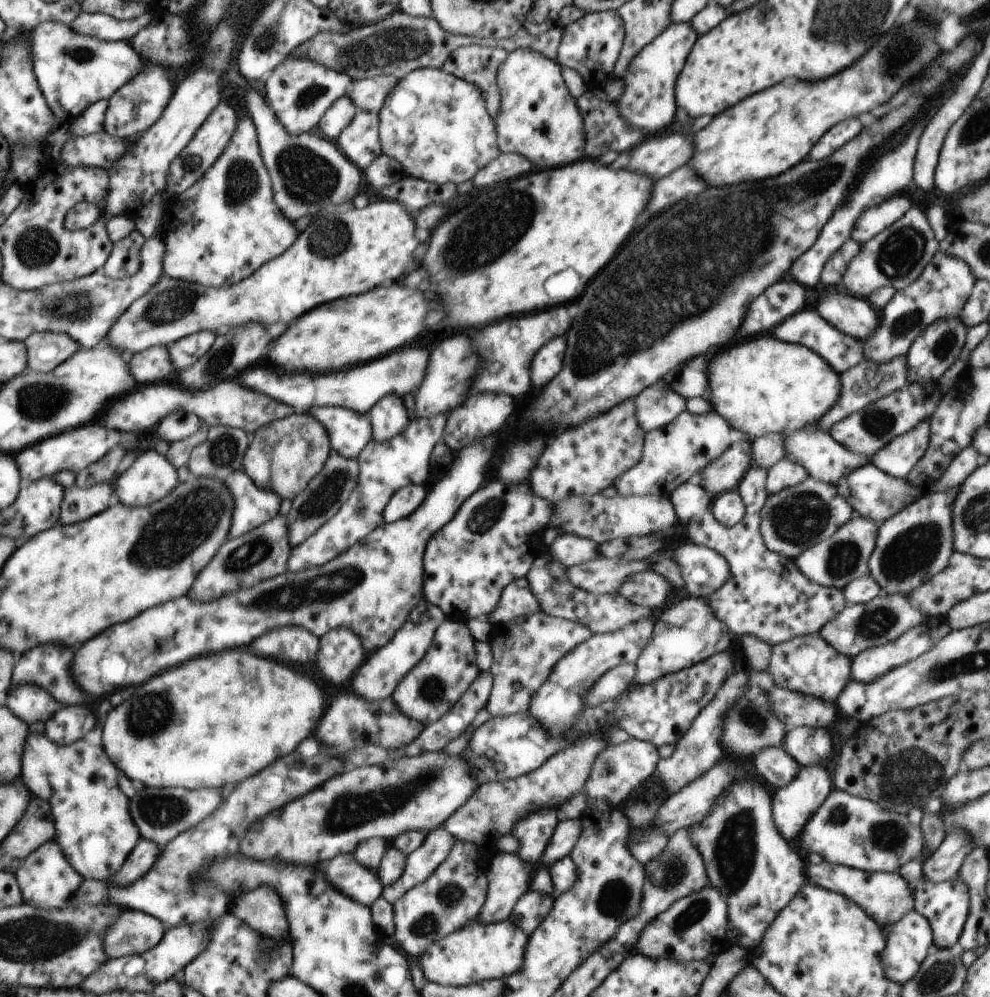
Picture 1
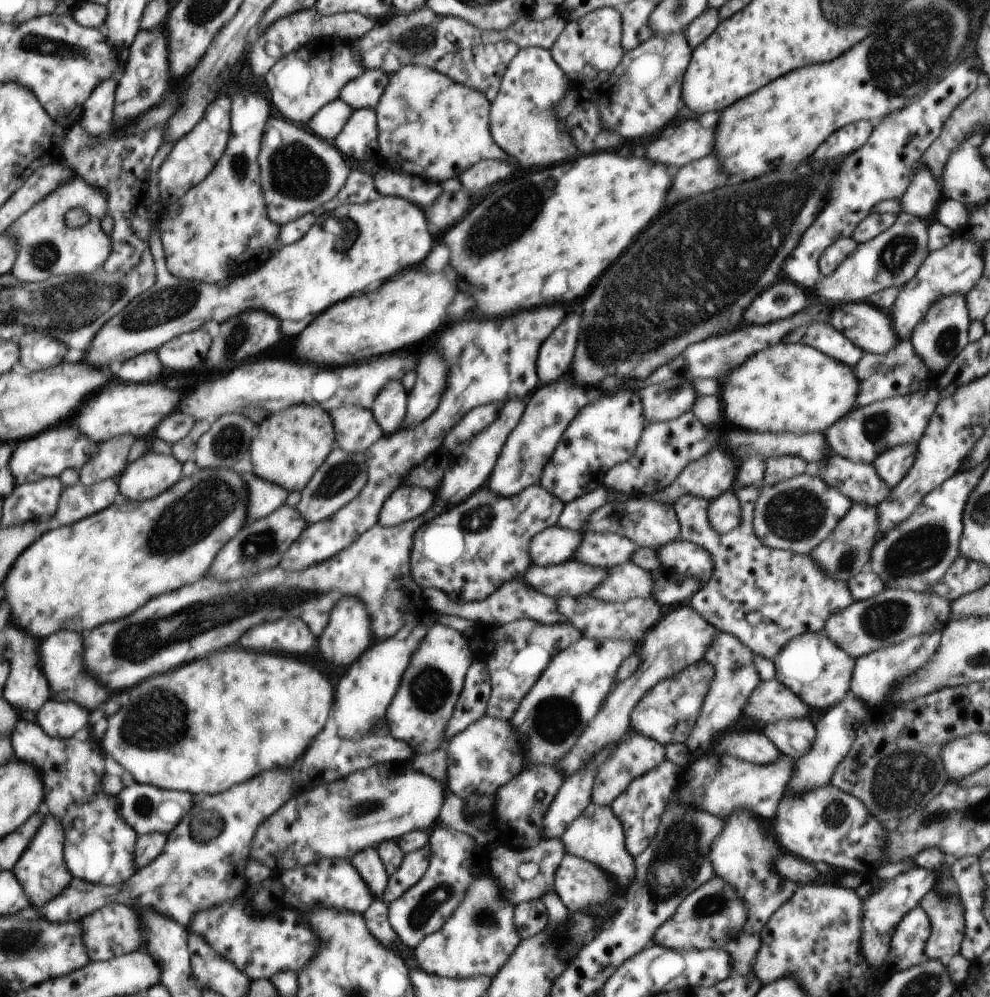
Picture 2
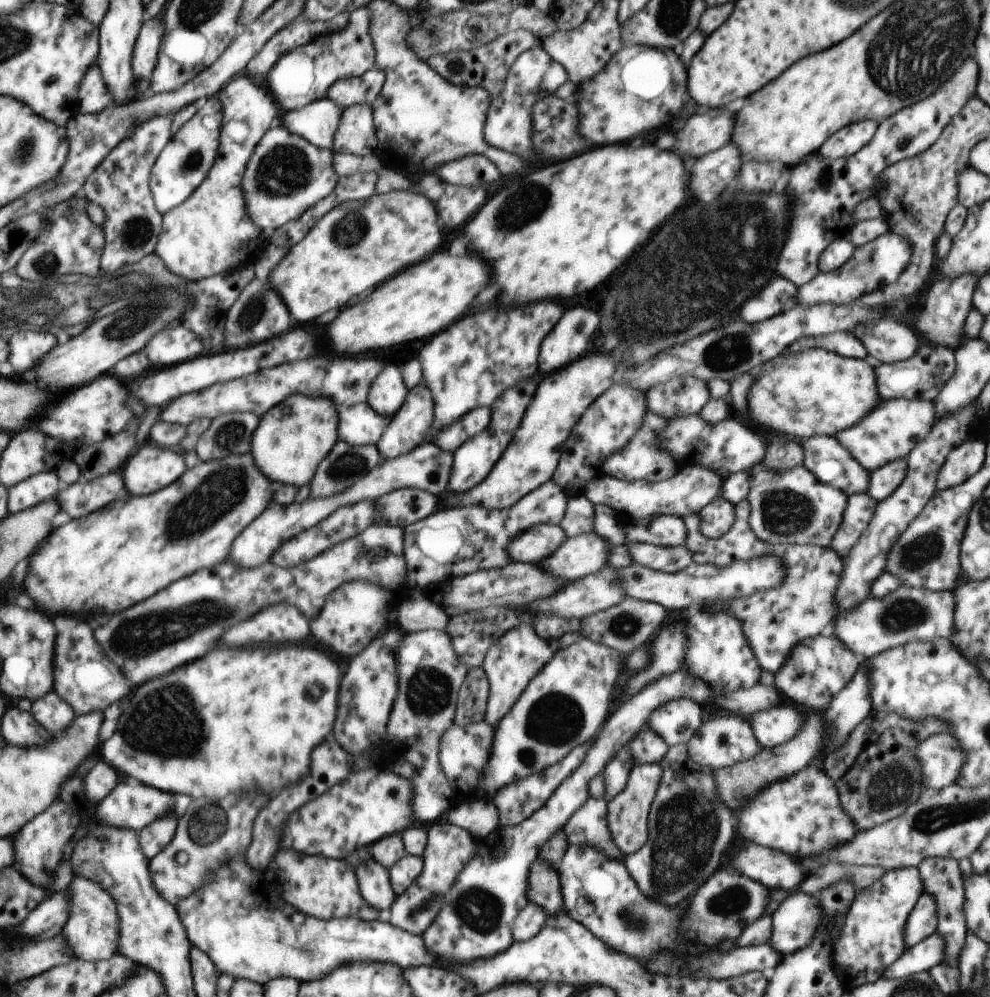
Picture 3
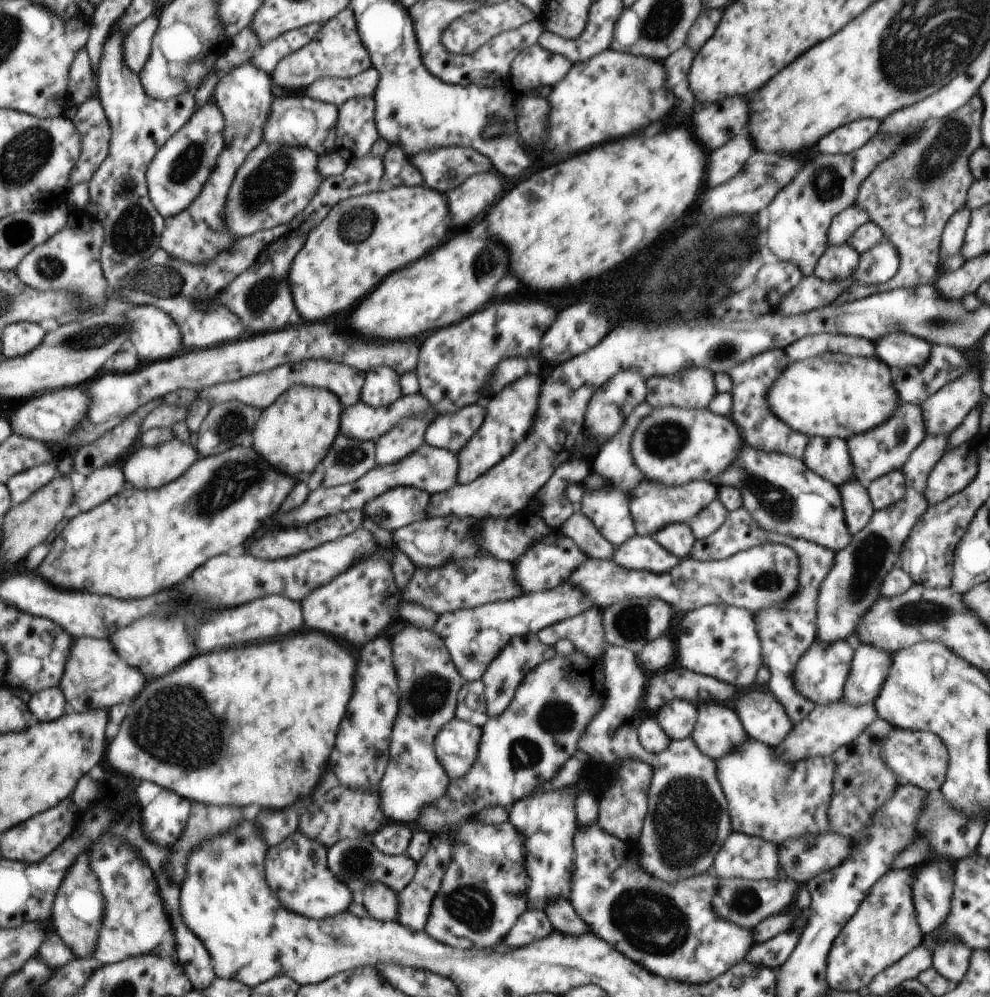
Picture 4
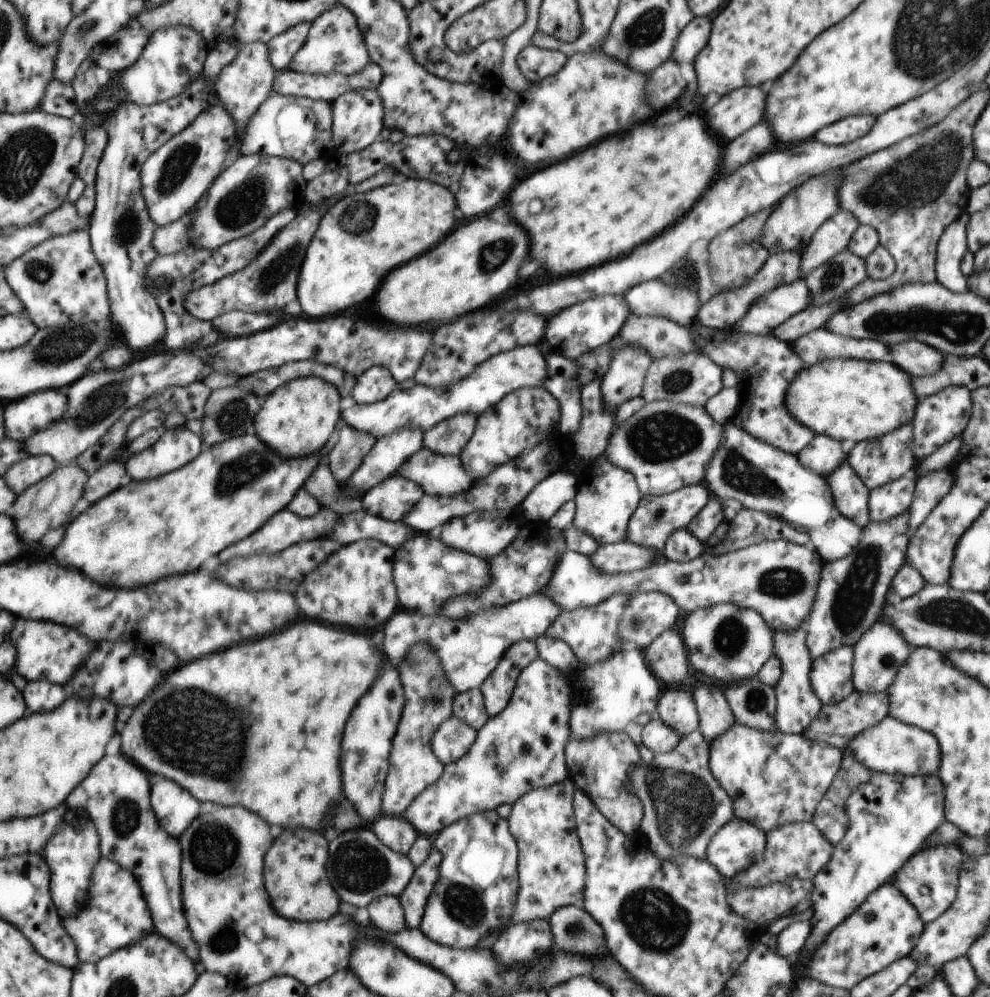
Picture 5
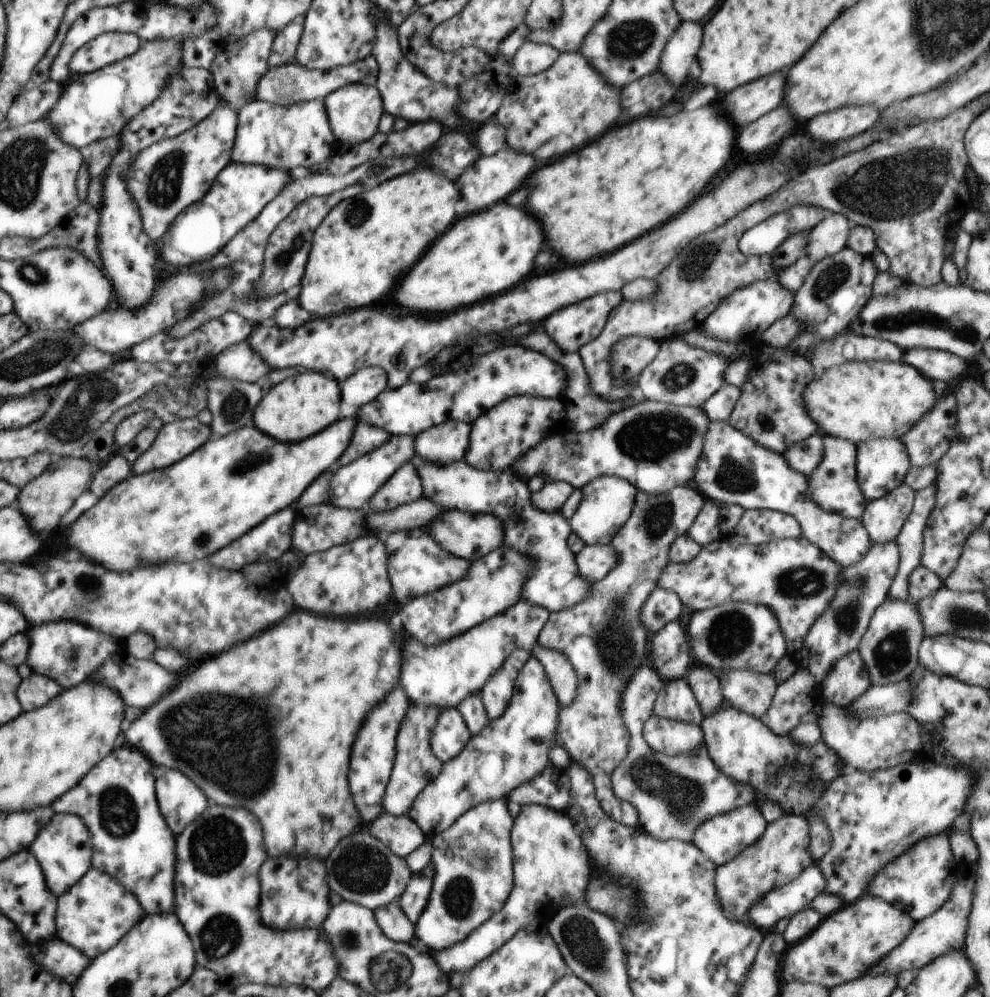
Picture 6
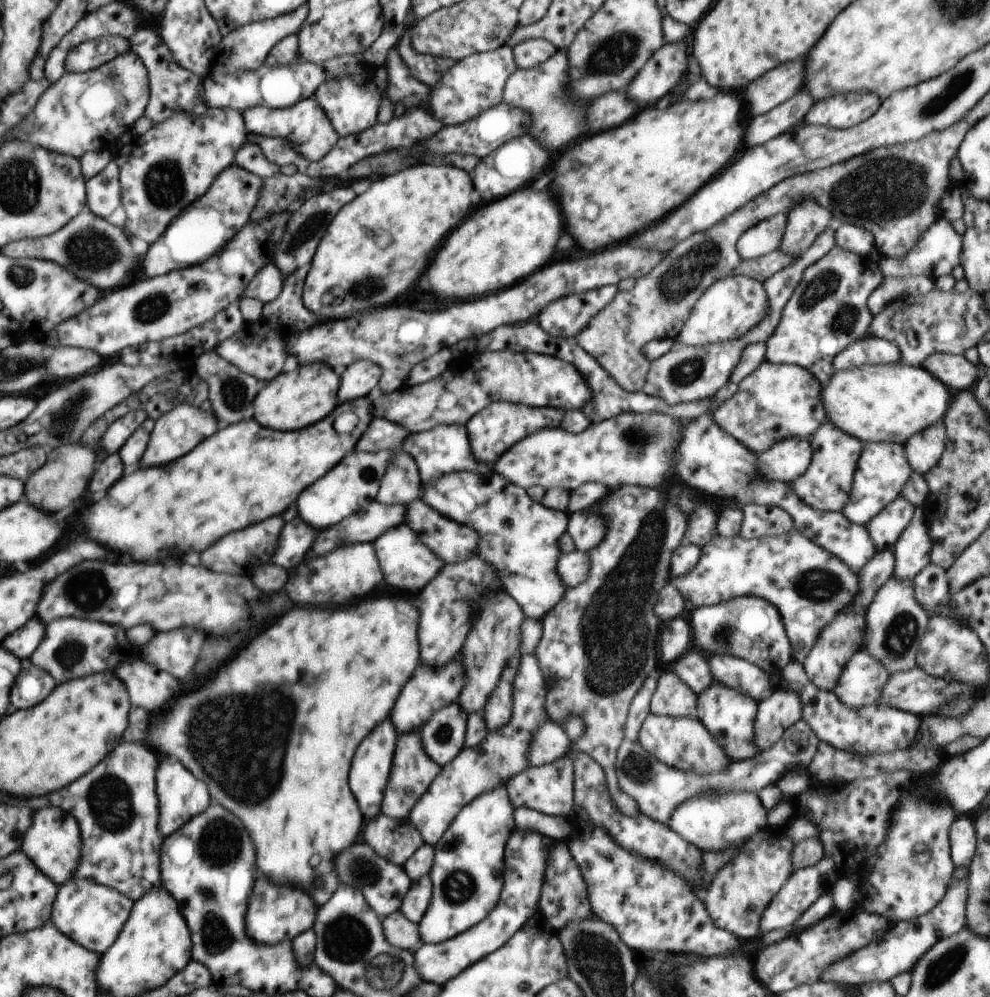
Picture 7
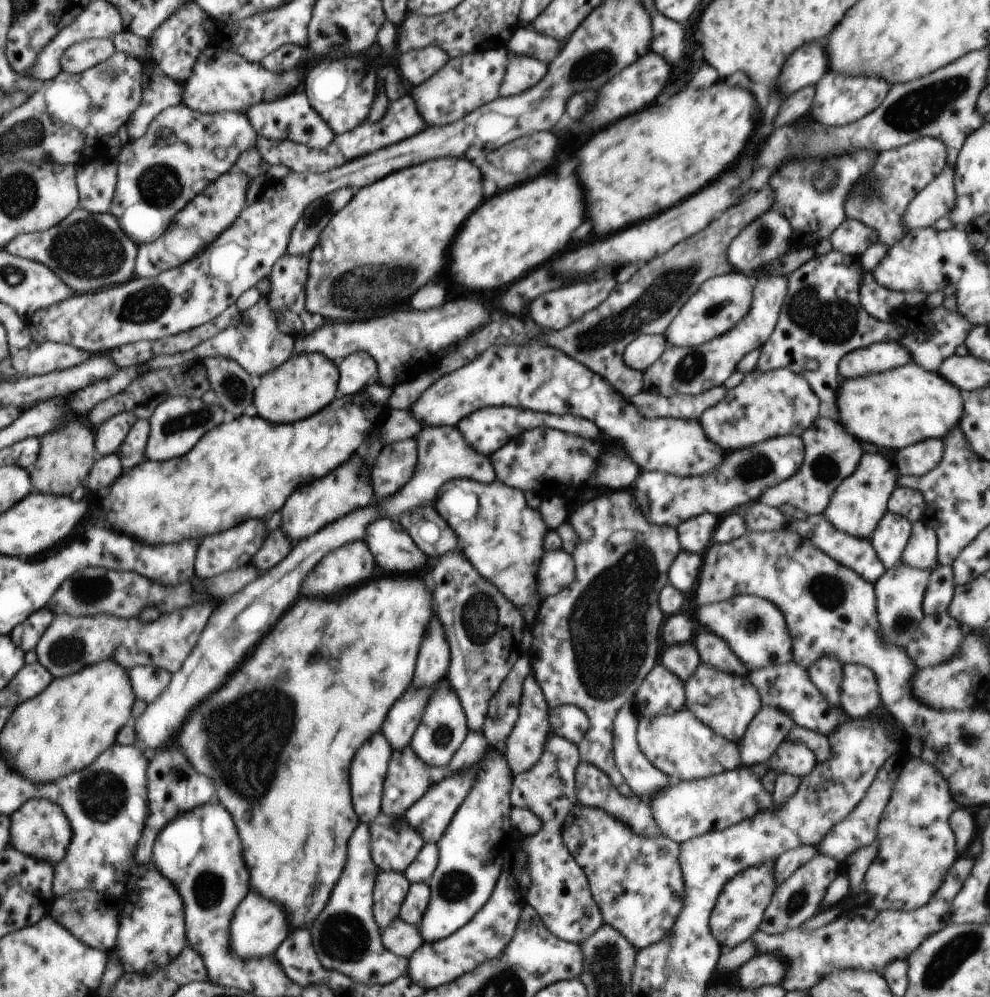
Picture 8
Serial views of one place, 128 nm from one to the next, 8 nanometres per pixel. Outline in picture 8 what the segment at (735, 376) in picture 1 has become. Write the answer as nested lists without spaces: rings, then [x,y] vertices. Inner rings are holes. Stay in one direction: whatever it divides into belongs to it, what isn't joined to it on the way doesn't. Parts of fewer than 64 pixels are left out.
[[[915,362],[892,368],[878,374],[866,374],[856,378],[846,378],[838,388],[838,412],[840,423],[854,438],[866,444],[884,447],[896,452],[898,449],[922,442],[926,438],[944,438],[962,418],[964,400],[958,388],[944,382],[936,372],[926,372]]]

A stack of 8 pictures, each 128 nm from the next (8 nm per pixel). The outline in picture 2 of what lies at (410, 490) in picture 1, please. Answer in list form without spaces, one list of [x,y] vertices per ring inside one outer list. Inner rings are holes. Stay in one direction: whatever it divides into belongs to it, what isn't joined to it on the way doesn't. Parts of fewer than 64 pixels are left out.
[[[400,485],[382,505],[379,525],[394,527],[414,520],[434,506],[436,492],[418,486]]]

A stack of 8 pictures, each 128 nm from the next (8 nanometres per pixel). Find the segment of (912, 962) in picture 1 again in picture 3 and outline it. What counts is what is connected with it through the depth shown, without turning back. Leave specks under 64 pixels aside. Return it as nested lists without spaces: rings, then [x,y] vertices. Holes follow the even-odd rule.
[[[922,894],[920,900],[914,905],[909,914],[904,928],[904,942],[906,950],[914,948],[916,944],[922,942],[926,937],[936,933],[938,924],[938,910],[936,910],[936,900],[930,894]]]

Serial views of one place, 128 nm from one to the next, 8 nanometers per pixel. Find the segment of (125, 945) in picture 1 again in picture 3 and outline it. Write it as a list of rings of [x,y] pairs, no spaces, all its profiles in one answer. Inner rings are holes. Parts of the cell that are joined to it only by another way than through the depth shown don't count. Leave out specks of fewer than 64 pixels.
[[[73,877],[69,884],[68,896],[70,896],[70,918],[66,920],[66,926],[62,934],[66,942],[70,944],[76,959],[98,962],[108,960],[118,952],[118,908],[114,898],[108,896],[100,885],[93,880]]]

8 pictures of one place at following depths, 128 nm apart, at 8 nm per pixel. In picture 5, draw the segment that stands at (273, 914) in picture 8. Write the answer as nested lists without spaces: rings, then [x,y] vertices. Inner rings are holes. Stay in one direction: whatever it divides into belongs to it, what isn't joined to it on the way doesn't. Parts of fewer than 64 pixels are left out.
[[[310,830],[280,834],[264,858],[264,882],[270,902],[282,918],[312,922],[330,920],[338,913],[340,896],[326,876],[329,844],[324,836]]]

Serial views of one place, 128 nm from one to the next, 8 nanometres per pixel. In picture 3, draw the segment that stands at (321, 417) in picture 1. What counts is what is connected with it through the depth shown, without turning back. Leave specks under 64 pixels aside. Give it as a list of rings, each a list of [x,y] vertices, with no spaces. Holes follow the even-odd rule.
[[[366,402],[338,409],[338,438],[350,446],[377,446],[391,416],[380,416]]]

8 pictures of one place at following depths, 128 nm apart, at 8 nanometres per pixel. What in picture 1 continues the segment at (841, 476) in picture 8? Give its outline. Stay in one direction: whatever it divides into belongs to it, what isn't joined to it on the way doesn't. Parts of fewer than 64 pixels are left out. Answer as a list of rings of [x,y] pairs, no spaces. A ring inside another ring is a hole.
[[[855,514],[848,524],[838,528],[830,538],[821,540],[797,556],[794,559],[796,566],[808,580],[820,586],[843,590],[849,582],[869,574],[868,559],[876,548],[878,530],[879,524],[876,524],[874,520]]]

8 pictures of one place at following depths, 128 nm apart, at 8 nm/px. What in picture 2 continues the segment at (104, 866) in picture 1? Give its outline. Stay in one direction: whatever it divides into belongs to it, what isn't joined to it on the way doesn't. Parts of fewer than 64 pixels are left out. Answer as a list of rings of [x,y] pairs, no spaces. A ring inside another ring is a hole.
[[[21,717],[14,726],[13,742],[16,756],[30,760],[30,764],[38,764],[38,768],[46,768],[46,784],[50,784],[50,800],[46,800],[46,804],[68,828],[65,832],[64,862],[73,876],[106,886],[128,882],[139,870],[136,846],[140,835],[116,812],[114,796],[106,796],[100,790],[100,780],[106,770],[100,743],[95,738],[96,744],[90,738],[84,741],[52,738],[40,726]]]

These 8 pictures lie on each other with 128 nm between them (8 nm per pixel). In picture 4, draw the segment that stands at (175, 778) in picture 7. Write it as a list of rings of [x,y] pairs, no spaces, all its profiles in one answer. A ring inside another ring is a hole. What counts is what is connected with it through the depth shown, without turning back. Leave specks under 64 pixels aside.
[[[163,789],[146,806],[146,834],[158,836],[162,844],[170,847],[181,839],[182,832],[190,818],[190,802],[177,792]]]

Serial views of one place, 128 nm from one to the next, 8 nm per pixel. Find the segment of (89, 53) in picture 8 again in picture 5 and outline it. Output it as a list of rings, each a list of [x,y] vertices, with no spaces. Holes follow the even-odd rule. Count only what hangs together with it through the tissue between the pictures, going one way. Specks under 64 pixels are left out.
[[[136,22],[122,28],[118,34],[101,40],[90,50],[88,59],[92,60],[98,68],[119,75],[121,72],[126,72],[126,68],[130,68],[142,56],[148,43],[148,32]]]

